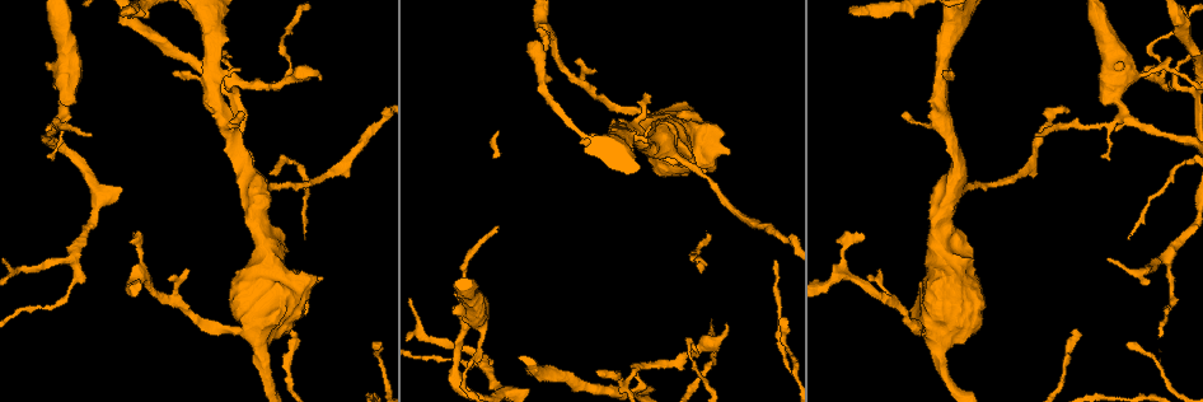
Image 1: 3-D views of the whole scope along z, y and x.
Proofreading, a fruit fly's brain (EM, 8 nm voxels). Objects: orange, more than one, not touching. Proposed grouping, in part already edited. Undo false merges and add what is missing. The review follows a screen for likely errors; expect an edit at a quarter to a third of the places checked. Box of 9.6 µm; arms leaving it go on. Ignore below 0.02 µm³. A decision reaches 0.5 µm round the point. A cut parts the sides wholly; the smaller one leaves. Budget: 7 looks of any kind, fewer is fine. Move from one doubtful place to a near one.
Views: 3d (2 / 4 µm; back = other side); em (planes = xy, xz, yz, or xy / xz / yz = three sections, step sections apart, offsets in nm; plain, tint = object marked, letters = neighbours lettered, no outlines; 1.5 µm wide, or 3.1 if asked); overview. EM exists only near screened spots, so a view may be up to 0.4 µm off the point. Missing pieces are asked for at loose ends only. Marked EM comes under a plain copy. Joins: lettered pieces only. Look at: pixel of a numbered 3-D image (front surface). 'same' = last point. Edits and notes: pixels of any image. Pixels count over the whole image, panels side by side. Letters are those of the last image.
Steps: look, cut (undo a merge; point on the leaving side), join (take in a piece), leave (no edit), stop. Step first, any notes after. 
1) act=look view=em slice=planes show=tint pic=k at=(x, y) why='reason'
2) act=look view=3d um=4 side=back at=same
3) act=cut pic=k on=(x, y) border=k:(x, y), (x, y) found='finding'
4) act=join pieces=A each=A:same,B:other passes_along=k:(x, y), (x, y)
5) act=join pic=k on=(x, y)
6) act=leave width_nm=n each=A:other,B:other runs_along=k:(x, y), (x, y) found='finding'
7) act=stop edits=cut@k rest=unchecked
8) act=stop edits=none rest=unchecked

act=look view=em slice=planes show=letters pic=1 at=(1129, 341) why='free end'

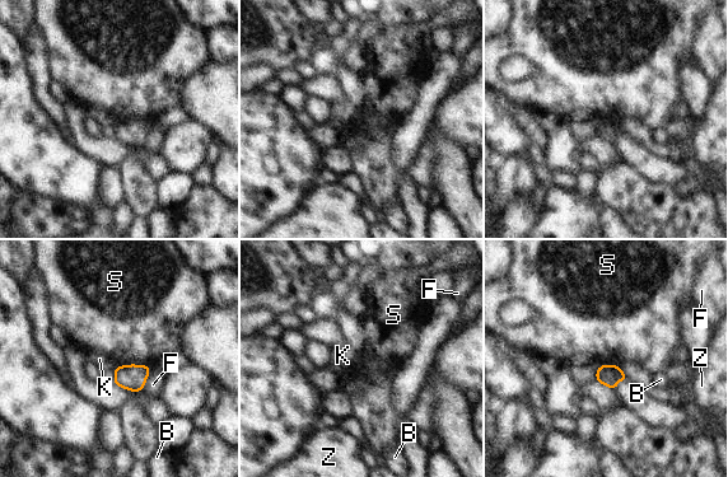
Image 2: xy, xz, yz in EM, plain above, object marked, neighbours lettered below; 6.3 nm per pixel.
act=leave each=B:other,F:other,K:other,S:other,Z:other border=2:(117, 364), (136, 364), (149, 368) found='none of them fits'

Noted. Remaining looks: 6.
act=look view=3d um=2 pic=1 at=(283, 185) why='thick turns thin'

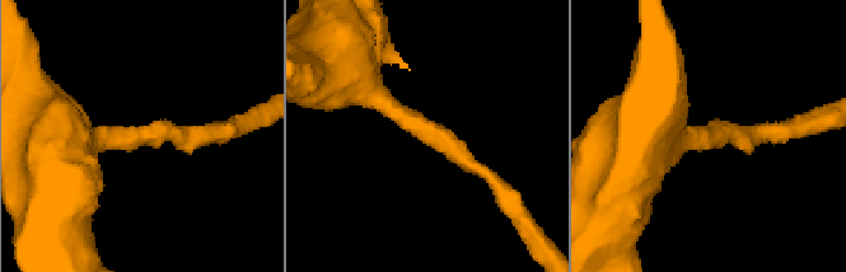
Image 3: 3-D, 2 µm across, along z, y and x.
act=look view=em slice=xy step=4 show=tint pic=3 at=(141, 137)

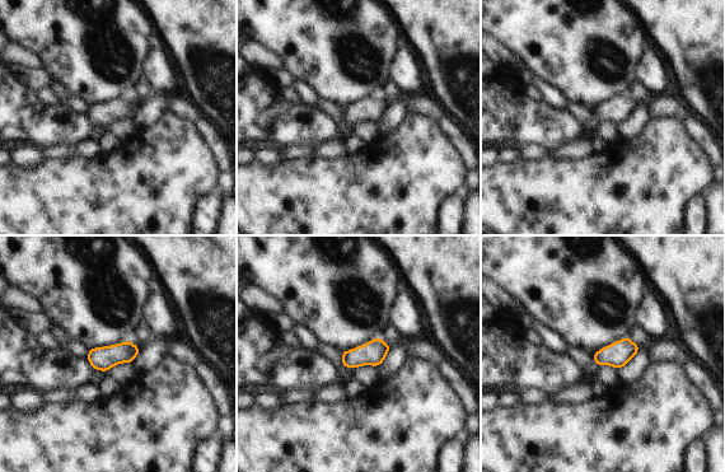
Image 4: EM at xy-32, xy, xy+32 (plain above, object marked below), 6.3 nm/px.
act=look view=em slice=planes show=letters at=same why='cut it another way'

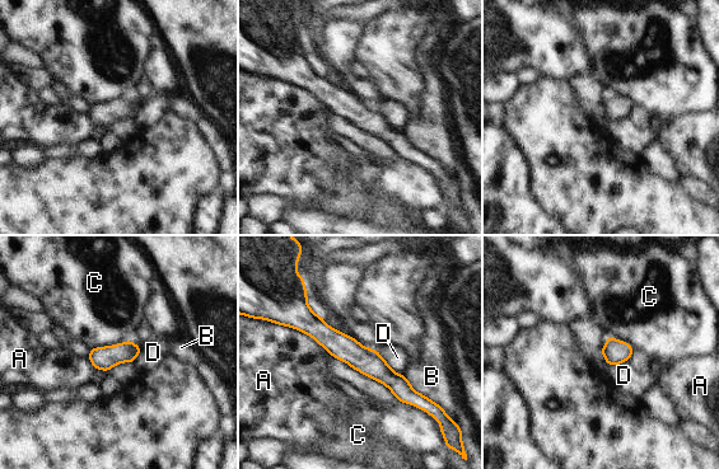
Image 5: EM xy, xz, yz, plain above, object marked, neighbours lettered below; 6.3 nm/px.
act=leave width_nm=140 each=A:other,B:other,C:other,D:other border=5:(130, 338), (113, 345), (90, 348) found='continuous, no second cell'

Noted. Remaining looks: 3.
act=look view=em slice=xz step=4 show=tint pic=1 at=(497, 230) why='tapers out'

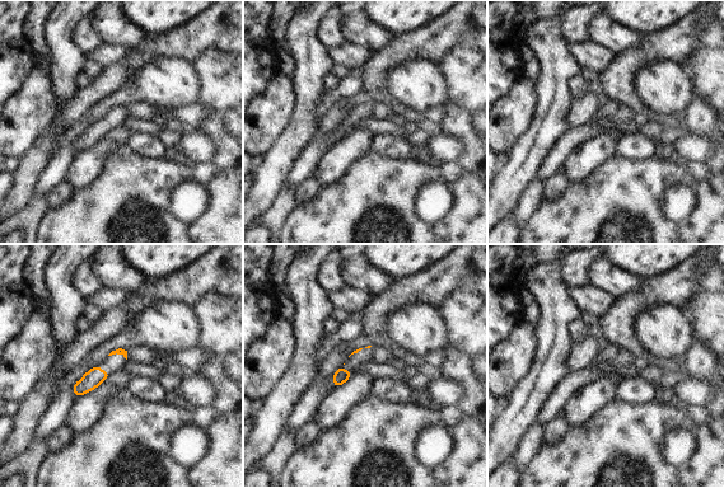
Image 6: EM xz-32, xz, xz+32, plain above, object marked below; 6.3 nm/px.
act=look view=em slice=planes show=letters at=same

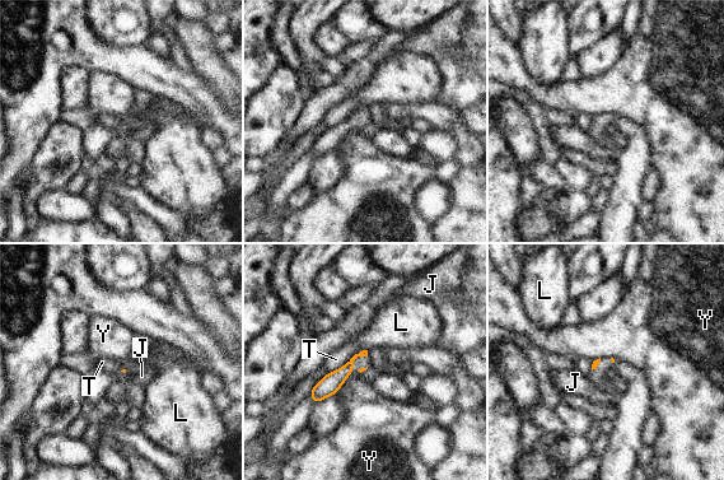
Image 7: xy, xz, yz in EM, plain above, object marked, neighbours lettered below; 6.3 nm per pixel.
act=leave each=J:other,L:other,T:other,Y:other border=7:(353, 369), (336, 392) found='no lettered piece goes on from it'

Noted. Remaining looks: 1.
act=stop edits=none rest=unchecked

